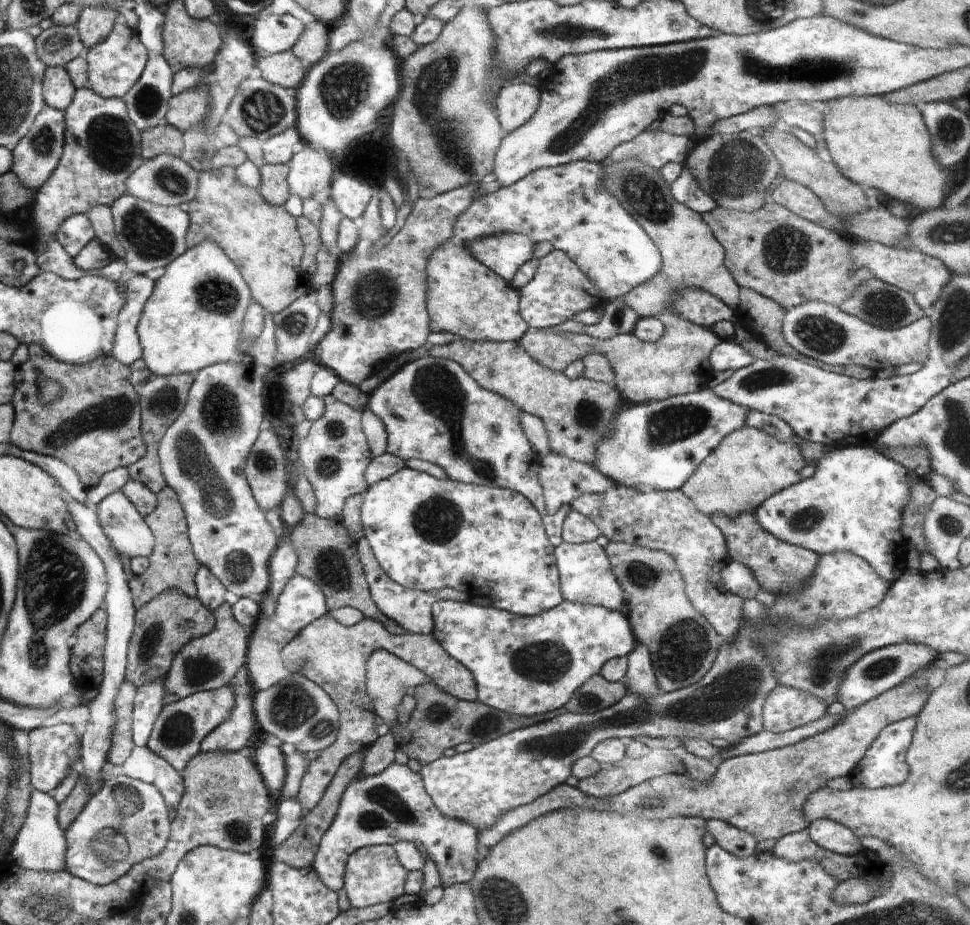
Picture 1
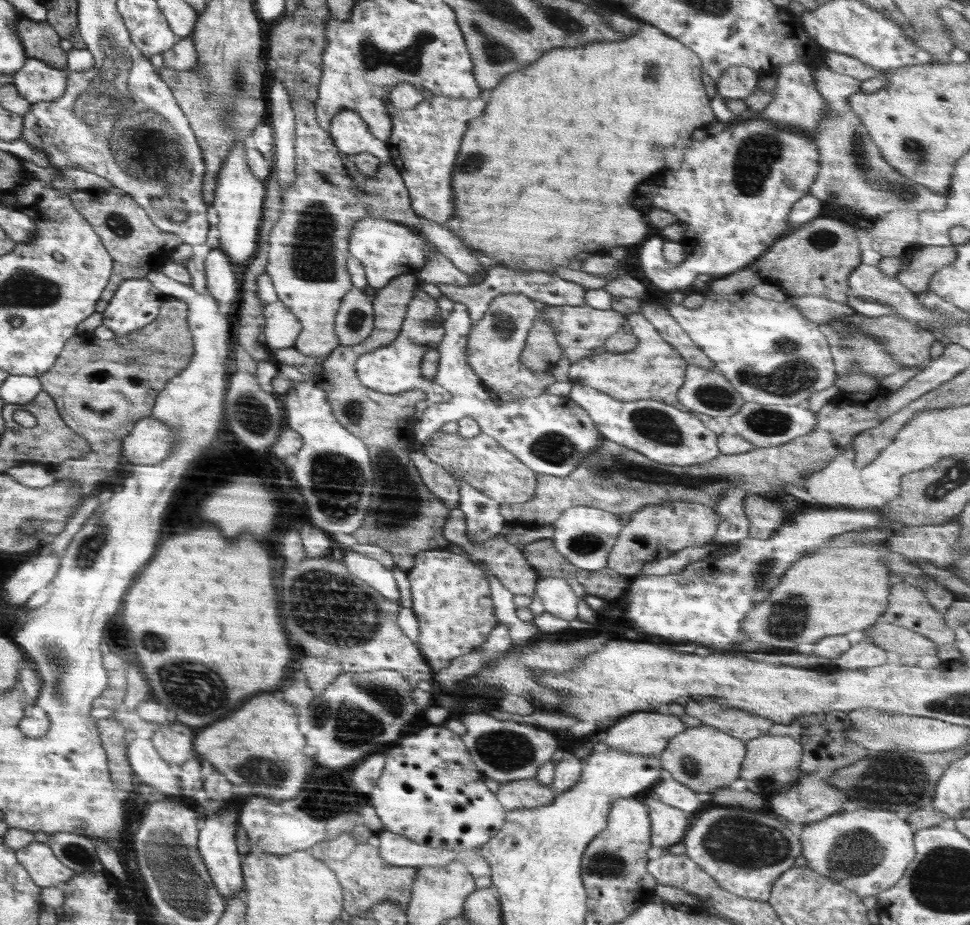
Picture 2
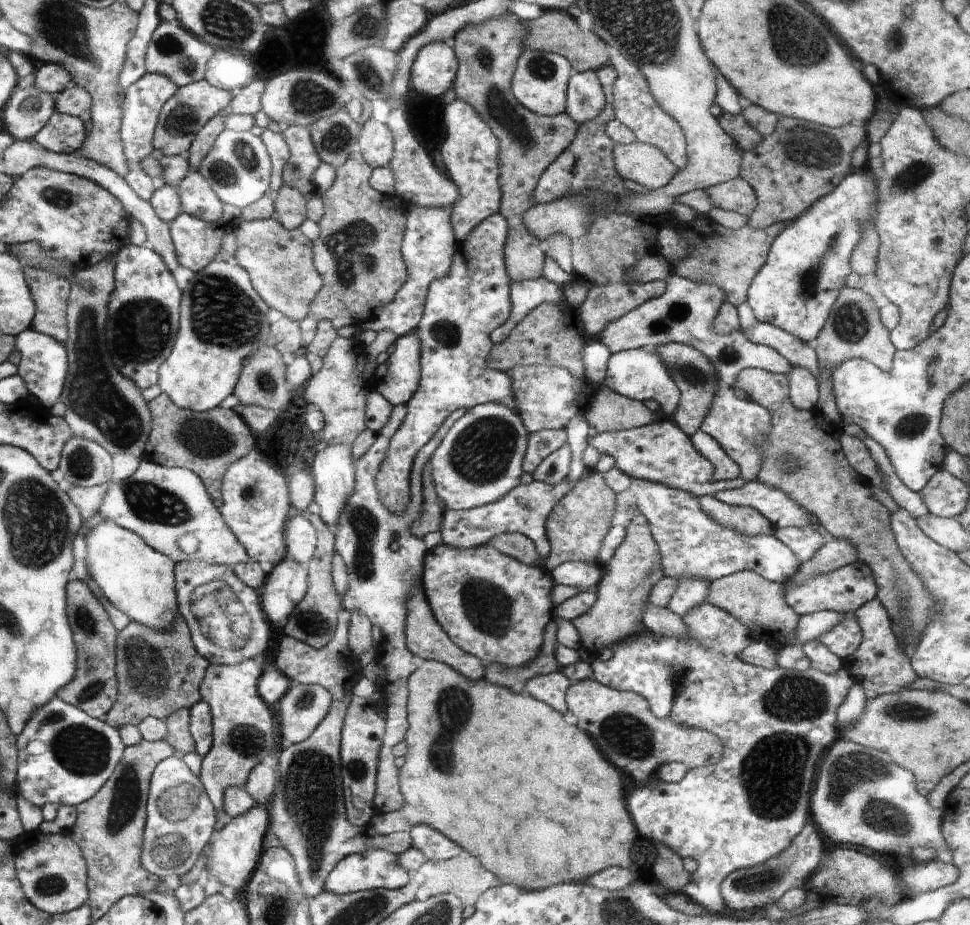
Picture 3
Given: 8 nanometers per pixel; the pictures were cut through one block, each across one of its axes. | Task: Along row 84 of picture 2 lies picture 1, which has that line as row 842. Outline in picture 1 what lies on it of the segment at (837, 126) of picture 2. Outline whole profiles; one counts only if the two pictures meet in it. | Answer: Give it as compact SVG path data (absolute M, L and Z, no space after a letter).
M816 819L809 824L808 830L810 838L826 850L841 855L855 855L864 851L853 830L832 819Z

